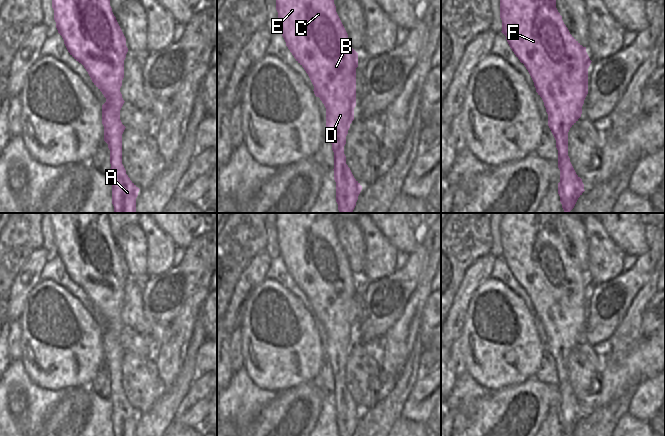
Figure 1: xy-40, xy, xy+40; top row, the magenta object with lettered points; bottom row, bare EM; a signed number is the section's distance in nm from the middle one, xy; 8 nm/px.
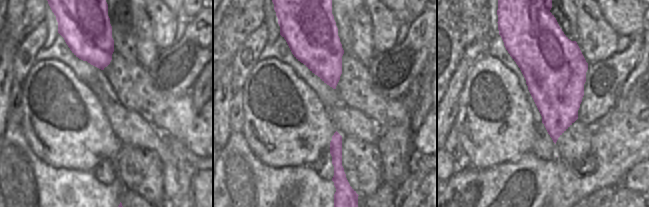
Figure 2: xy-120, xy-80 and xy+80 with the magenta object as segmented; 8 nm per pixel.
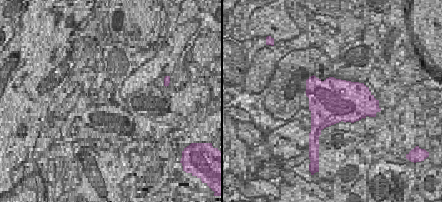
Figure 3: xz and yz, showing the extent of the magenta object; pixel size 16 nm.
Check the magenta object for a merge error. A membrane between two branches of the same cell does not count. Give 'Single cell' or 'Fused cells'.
Single cell

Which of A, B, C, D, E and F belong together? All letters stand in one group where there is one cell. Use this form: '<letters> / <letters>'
A B C D E F

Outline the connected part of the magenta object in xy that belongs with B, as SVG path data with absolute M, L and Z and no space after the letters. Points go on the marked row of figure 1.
M276 0L278 22L286 46L308 74L313 86L314 94L319 97L326 108L326 133L330 138L334 152L334 180L336 182L336 202L340 213L352 213L358 196L362 190L360 183L354 178L346 164L344 146L350 124L354 120L356 106L356 68L358 67L358 53L352 48L348 34L336 12L334 0Z

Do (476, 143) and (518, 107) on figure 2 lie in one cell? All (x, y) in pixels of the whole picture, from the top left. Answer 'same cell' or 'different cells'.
same cell

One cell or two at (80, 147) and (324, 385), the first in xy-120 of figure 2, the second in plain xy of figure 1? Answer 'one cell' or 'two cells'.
two cells

